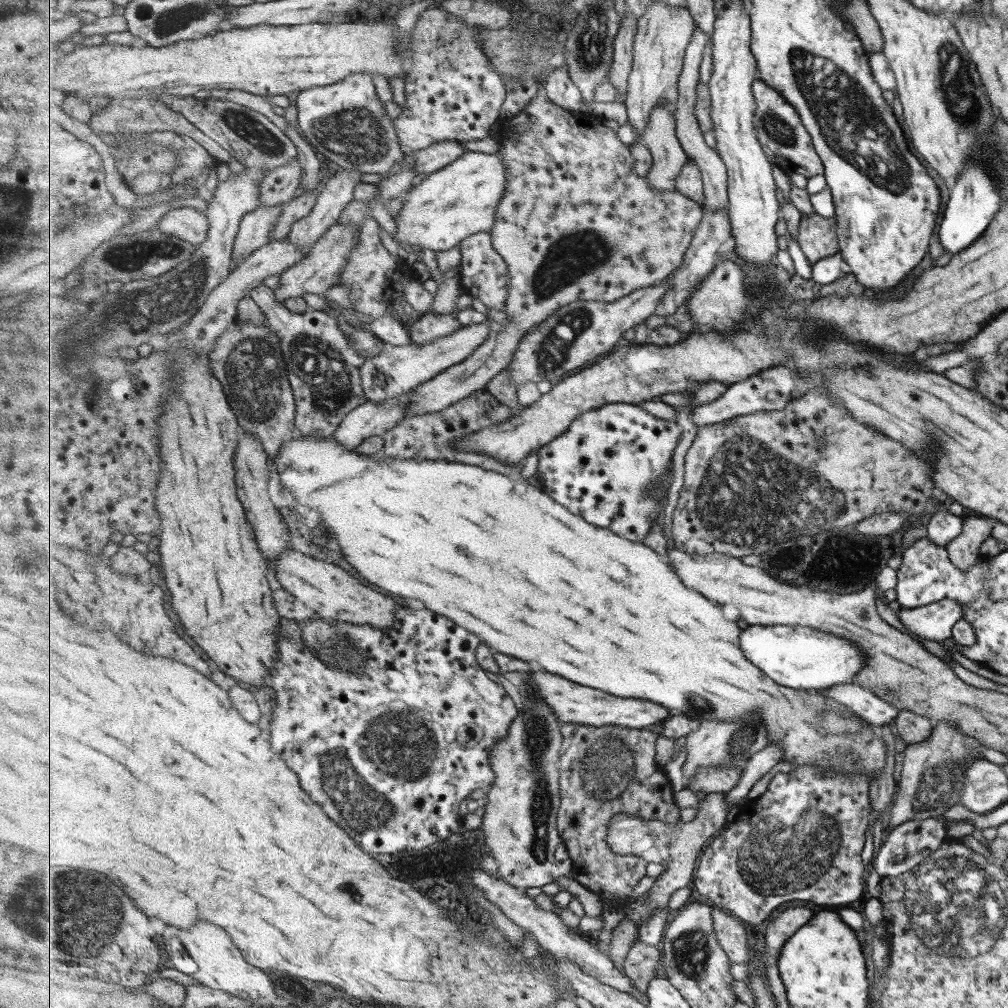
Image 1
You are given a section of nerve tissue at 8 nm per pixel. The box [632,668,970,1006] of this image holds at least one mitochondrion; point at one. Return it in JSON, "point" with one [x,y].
{"point":[782,853]}

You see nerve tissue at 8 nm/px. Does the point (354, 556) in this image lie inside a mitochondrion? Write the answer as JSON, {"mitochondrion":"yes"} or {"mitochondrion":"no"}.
{"mitochondrion":"no"}

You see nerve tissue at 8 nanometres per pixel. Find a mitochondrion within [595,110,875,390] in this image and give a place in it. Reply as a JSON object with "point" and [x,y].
{"point":[777,129]}

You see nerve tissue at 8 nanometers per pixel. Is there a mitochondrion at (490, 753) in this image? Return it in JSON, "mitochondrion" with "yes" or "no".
{"mitochondrion":"no"}

